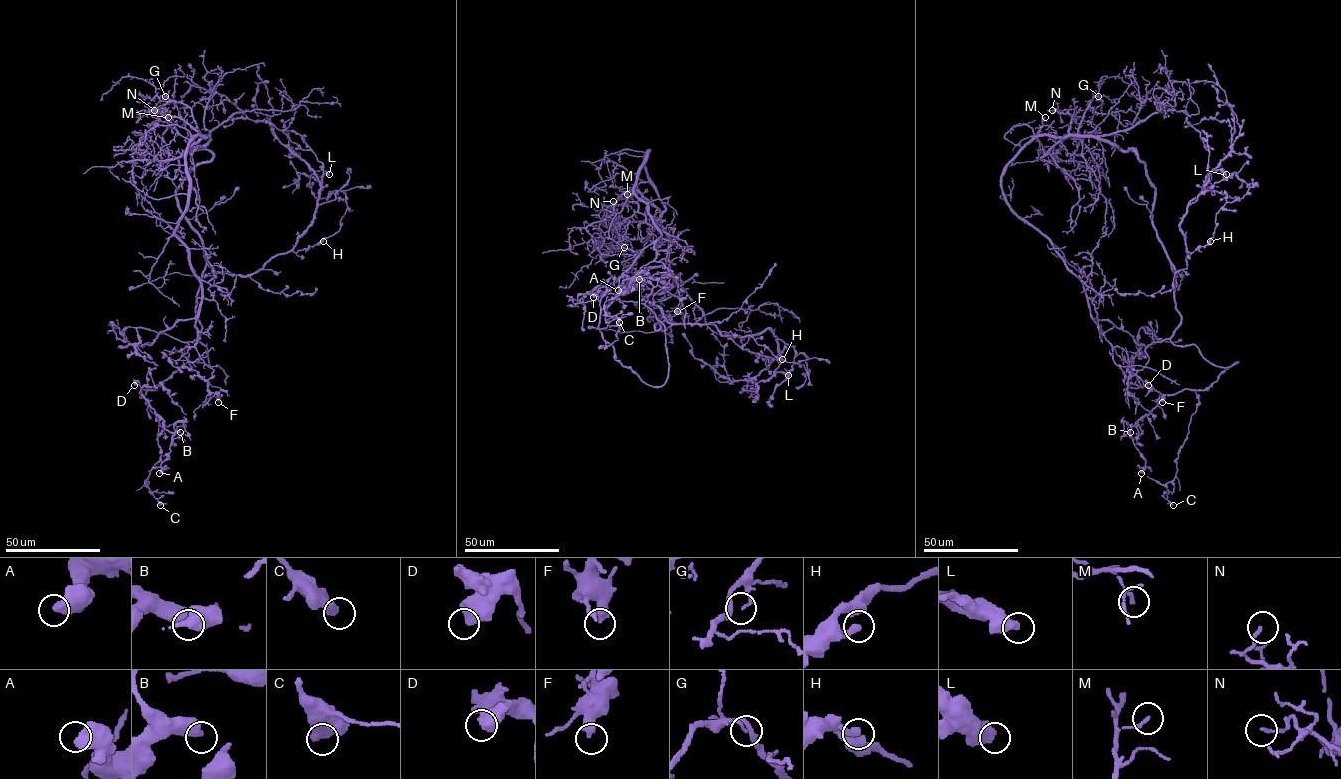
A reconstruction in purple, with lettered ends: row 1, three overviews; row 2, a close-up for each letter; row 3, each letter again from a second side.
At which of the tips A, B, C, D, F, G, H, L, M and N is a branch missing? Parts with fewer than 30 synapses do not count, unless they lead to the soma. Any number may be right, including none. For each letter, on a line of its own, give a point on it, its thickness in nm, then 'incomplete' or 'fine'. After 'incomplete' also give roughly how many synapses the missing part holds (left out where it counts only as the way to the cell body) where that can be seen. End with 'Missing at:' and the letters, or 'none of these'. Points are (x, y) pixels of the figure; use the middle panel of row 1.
A: at (618, 290); 650 nm thick; fine
B: at (639, 279); 380 nm thick; fine
C: at (619, 322); 600 nm thick; fine
D: at (593, 297); 600 nm thick; fine
F: at (677, 311); 420 nm thick; fine
G: at (624, 247); 110 nm thick; fine
H: at (782, 359); 340 nm thick; fine
L: at (788, 375); 650 nm thick; fine
M: at (627, 194); 140 nm thick; fine
N: at (613, 201); 120 nm thick; fine
Missing at: none of these

